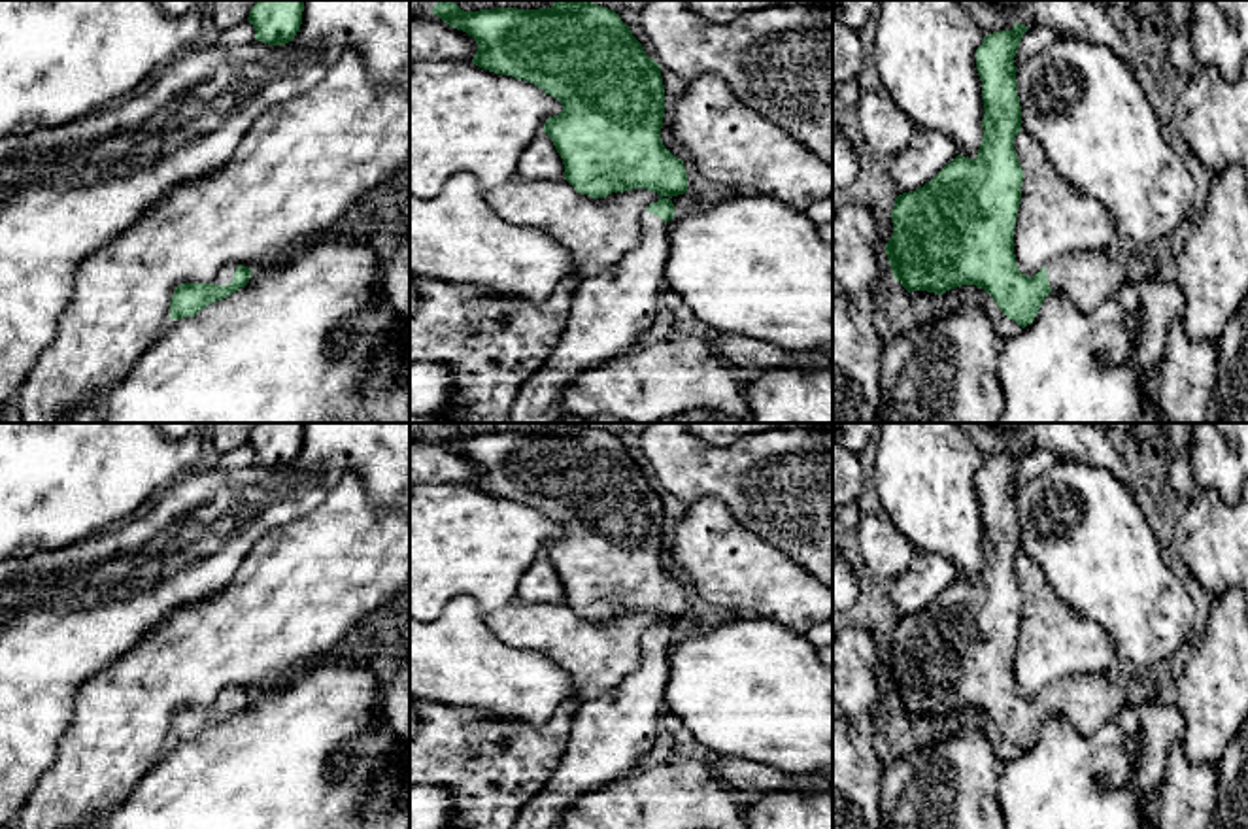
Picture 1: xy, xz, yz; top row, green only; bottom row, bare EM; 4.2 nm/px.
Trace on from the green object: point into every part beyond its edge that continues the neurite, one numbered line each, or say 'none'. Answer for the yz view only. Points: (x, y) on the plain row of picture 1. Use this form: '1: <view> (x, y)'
1: yz (1086, 701)

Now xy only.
1: xy (225, 699)

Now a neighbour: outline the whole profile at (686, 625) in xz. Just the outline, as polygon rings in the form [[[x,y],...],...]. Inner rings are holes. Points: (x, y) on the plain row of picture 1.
[[[683,616],[683,618],[678,618],[678,619],[672,619],[672,621],[670,619],[663,619],[663,621],[668,621],[674,627],[676,636],[700,634],[712,623],[712,621],[695,619],[695,618],[689,618],[689,616]]]

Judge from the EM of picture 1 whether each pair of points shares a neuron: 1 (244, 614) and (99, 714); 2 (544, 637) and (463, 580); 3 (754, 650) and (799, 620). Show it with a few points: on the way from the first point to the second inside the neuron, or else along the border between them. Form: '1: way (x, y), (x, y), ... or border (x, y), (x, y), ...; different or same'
1: way (208, 646), (187, 661), (168, 667), (134, 699); same
2: border (516, 597), (484, 614); different
3: border (744, 616), (771, 618), (803, 637); different

